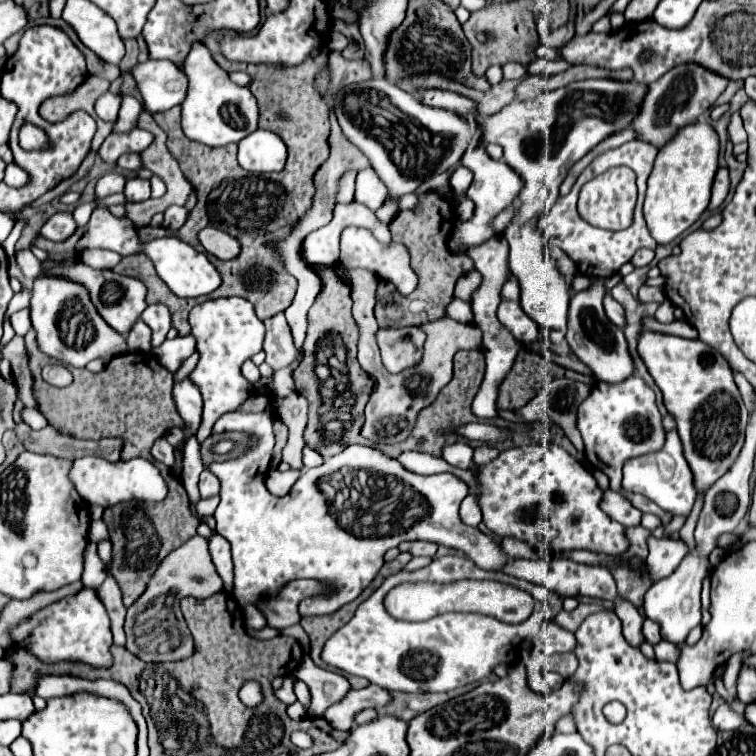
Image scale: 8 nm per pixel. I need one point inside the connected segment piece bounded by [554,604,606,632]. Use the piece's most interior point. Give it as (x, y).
(571, 621)

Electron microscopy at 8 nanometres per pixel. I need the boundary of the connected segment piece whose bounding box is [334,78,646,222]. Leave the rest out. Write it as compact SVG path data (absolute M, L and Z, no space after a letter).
M378 78L340 88L334 94L334 112L344 136L368 156L390 192L384 206L376 210L382 222L394 220L400 210L400 196L416 192L424 180L446 172L464 152L478 144L502 146L504 162L524 180L520 208L538 208L538 216L542 216L556 202L558 188L570 168L606 136L630 126L634 114L640 110L644 94L646 86L634 80L582 80L544 92L530 102L514 100L492 116L462 116L452 110L426 106L414 94Z

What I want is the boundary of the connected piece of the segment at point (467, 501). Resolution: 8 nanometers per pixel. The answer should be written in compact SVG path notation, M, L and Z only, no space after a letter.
M468 494L462 500L462 504L460 504L460 518L468 526L478 526L482 522L482 510L478 506L478 496L476 494Z

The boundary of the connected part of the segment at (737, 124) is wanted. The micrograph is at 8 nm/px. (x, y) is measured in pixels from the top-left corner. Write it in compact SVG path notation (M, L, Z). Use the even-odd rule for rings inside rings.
M738 112L732 114L732 120L728 124L728 134L730 134L730 140L732 144L738 144L738 142L746 142L746 130L742 126L742 118Z

